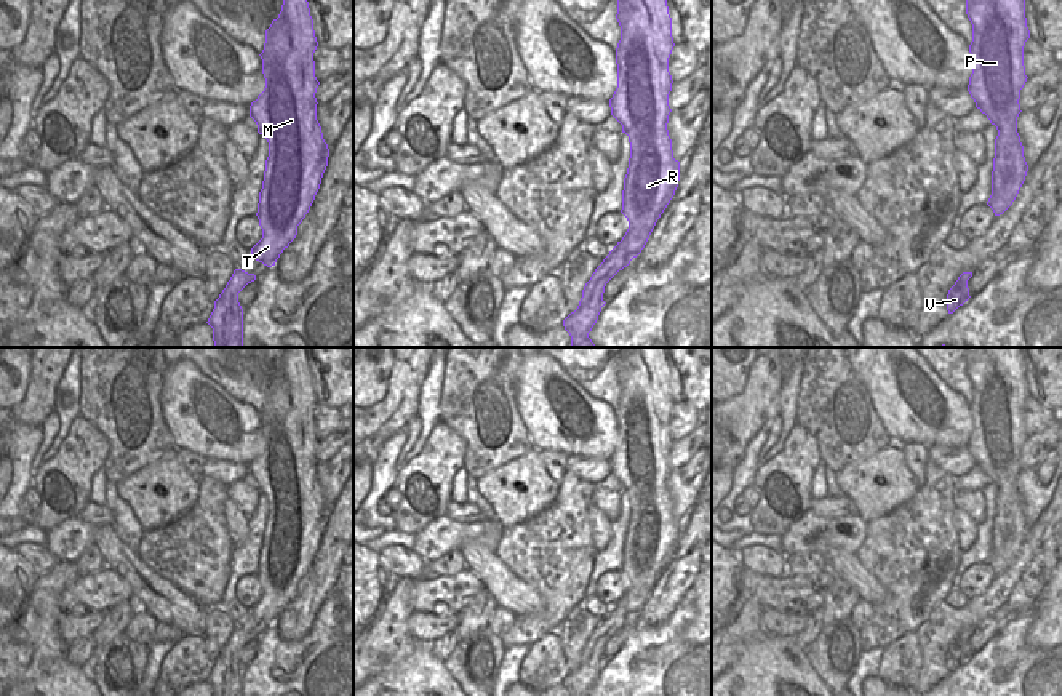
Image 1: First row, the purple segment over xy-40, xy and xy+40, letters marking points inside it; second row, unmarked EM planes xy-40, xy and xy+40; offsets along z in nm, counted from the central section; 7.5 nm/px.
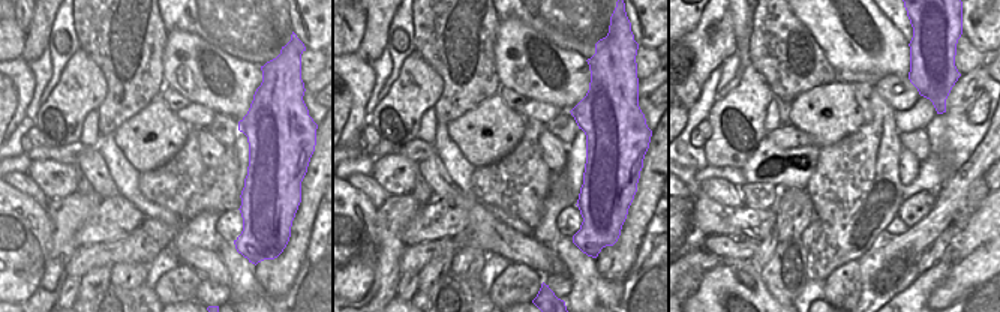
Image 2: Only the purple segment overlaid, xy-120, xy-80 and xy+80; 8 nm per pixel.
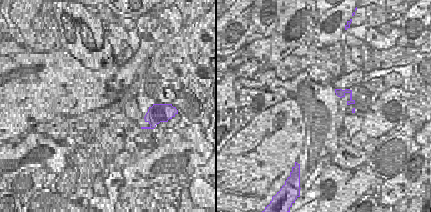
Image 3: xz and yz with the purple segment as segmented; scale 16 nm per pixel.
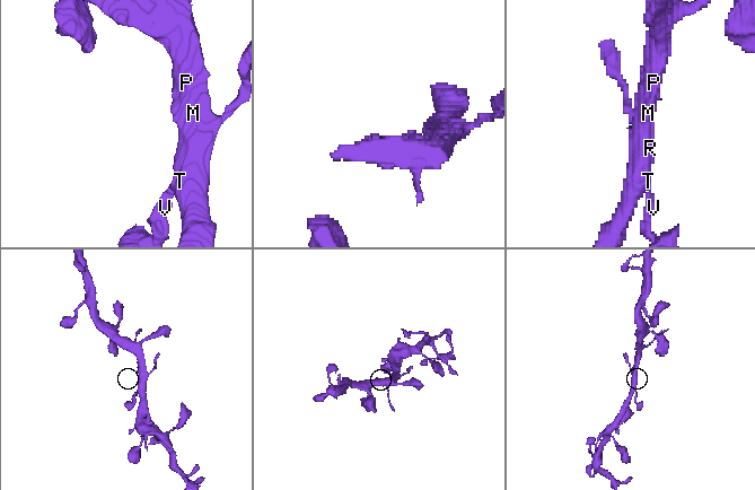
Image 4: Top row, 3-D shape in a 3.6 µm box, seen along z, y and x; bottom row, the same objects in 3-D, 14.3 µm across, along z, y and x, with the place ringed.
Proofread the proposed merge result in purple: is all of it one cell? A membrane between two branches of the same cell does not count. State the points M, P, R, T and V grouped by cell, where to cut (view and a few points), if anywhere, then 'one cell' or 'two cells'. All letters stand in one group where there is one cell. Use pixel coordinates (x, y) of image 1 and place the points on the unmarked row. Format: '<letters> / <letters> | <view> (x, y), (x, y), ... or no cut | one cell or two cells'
M P R T V | no cut | one cell

